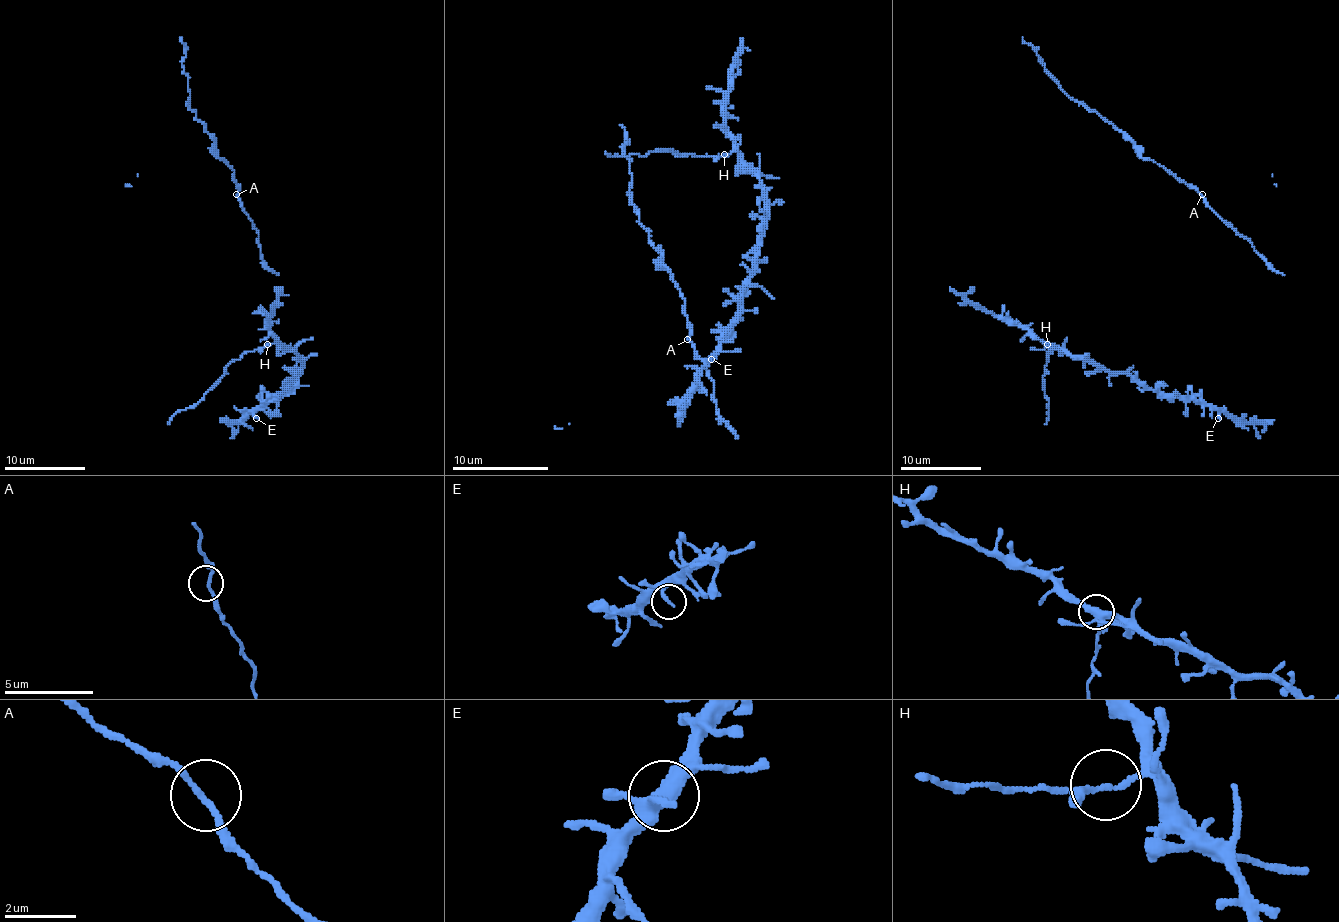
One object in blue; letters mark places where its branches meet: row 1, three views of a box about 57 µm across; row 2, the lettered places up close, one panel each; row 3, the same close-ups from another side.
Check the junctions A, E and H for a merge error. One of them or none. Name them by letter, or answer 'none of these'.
H

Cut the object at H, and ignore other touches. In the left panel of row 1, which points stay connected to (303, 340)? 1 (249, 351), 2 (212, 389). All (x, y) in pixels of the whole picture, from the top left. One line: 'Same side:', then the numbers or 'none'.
Same side: none

